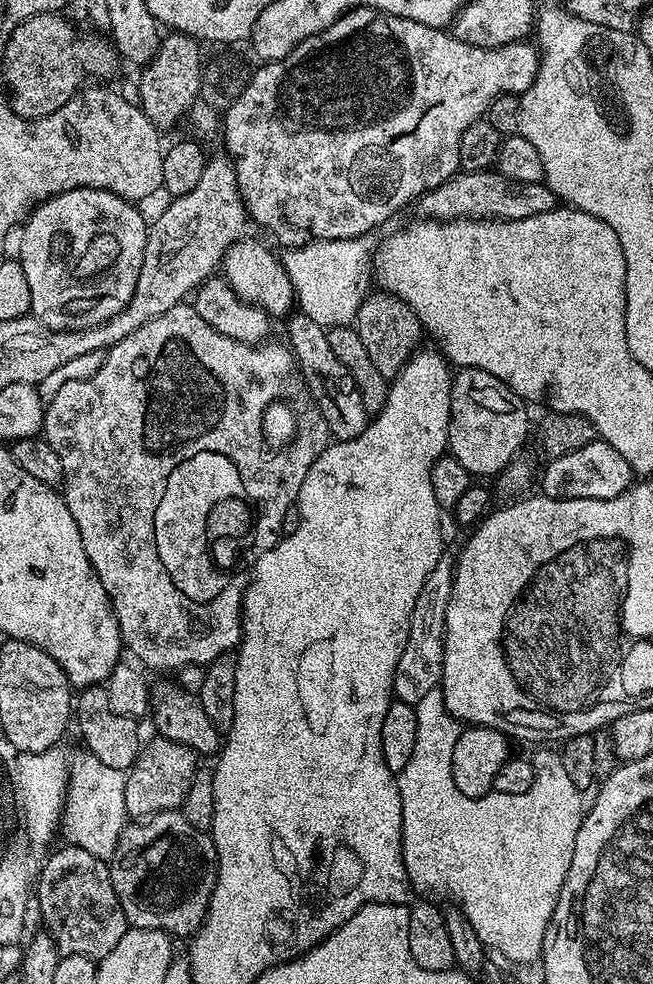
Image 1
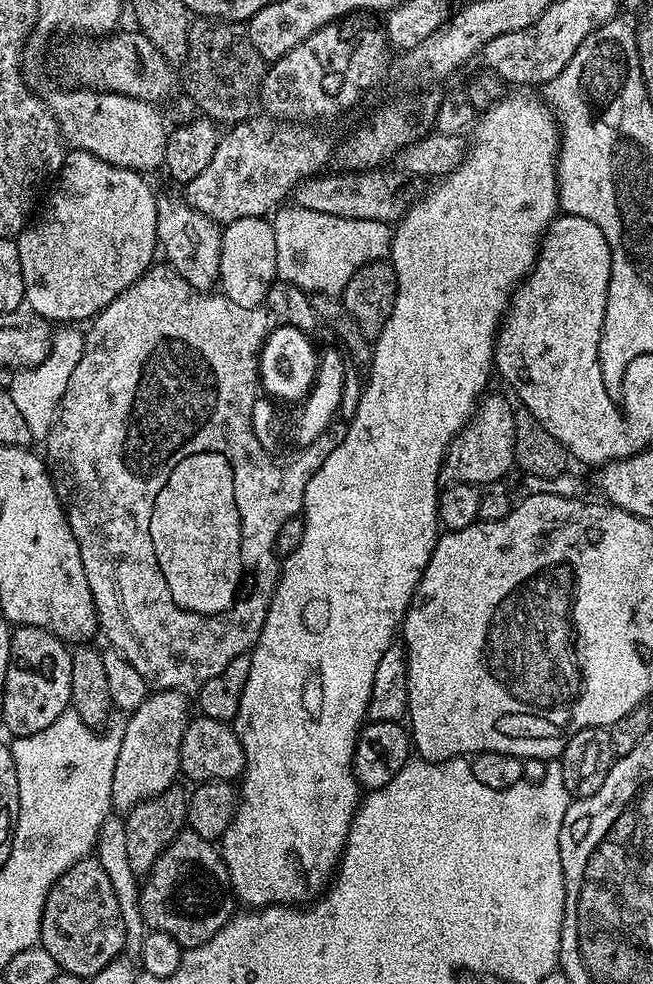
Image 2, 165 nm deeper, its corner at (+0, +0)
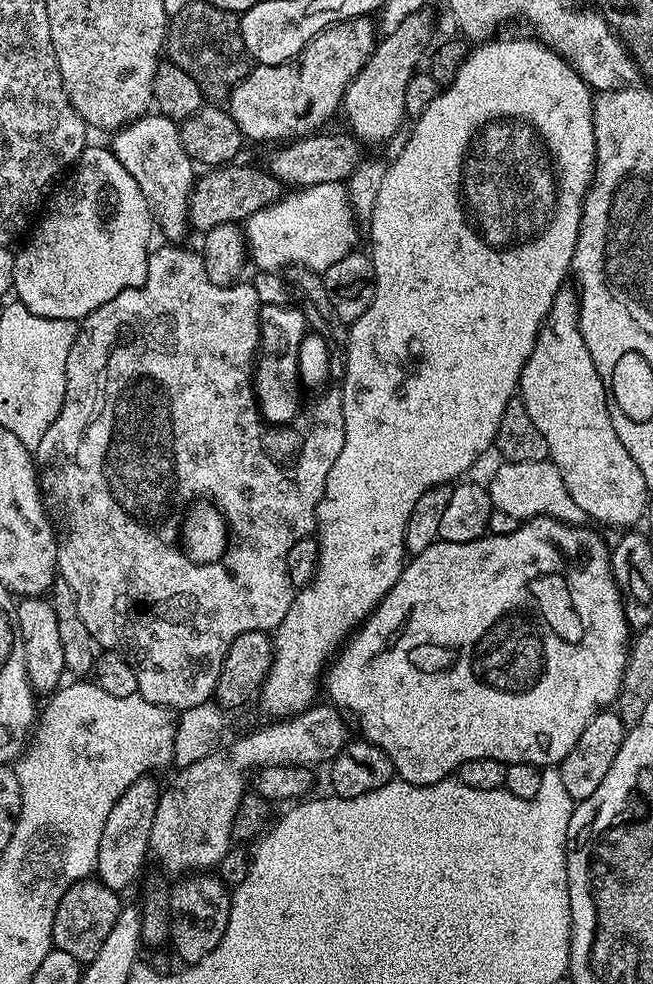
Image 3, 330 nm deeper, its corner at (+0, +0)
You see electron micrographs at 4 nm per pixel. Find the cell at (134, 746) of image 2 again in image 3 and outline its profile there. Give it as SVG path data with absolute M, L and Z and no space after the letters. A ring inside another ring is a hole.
M152 778L134 782L114 802L114 810L110 810L110 818L106 818L106 830L102 830L102 842L98 842L98 862L95 875L110 890L123 893L140 876L140 867L144 859L149 859L150 830L154 826L154 814L158 810L161 785L156 785Z

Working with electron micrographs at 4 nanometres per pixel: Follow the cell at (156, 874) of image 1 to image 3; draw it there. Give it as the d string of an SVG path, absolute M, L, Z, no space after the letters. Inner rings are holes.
M188 874L177 884L171 885L170 891L170 910L172 911L172 938L170 948L173 948L178 955L184 959L185 965L197 964L202 962L202 958L206 958L206 954L210 954L210 950L214 950L214 946L218 946L218 942L222 942L222 934L226 934L226 922L230 918L230 906L232 898L230 888L227 888L218 877L212 876L216 874Z

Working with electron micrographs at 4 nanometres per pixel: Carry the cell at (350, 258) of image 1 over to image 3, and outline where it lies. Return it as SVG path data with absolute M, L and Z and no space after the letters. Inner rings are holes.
M343 183L315 184L312 188L303 188L296 195L285 195L276 204L255 212L246 222L247 251L250 260L261 272L274 272L284 270L289 265L309 268L310 271L322 274L334 262L346 258L357 247L356 220L350 197Z

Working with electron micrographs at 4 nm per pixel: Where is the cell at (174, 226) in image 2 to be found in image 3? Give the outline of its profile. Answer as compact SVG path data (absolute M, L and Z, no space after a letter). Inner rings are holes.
M145 114L134 123L116 129L111 140L110 147L118 162L134 174L134 182L138 182L138 190L142 190L142 198L146 198L159 235L161 232L168 242L183 241L180 239L190 232L188 200L194 187L194 162L180 141L180 124L169 116Z

